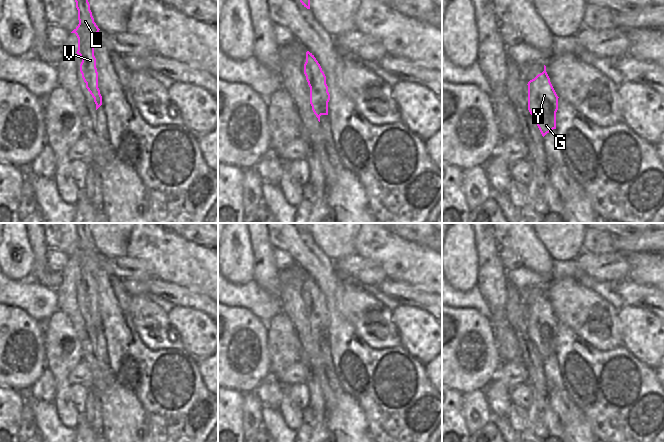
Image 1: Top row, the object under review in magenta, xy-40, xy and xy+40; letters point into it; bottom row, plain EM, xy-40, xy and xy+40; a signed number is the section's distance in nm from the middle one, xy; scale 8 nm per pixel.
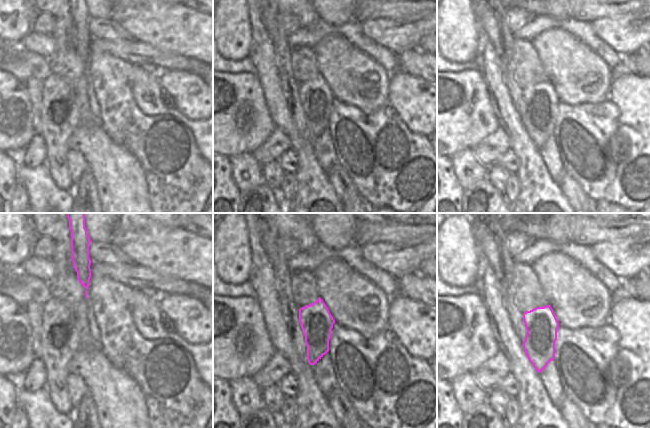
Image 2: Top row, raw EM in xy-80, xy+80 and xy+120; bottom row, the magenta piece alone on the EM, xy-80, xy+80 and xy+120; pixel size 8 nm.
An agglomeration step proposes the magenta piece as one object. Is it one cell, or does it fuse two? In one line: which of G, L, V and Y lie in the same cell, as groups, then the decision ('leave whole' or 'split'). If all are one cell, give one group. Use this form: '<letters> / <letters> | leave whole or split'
G L V Y | leave whole

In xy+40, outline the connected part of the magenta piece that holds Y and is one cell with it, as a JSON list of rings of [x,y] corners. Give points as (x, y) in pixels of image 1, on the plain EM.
[[[544,289],[544,295],[538,298],[534,303],[528,306],[528,334],[534,342],[542,360],[556,353],[556,336],[558,334],[558,320],[550,306],[550,302],[546,296],[546,290]]]

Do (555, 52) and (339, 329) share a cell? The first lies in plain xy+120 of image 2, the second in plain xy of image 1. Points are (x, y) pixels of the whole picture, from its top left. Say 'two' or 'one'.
two

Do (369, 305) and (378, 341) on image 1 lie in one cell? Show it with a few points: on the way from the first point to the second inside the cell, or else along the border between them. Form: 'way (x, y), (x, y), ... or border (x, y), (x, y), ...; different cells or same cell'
way (365, 315), (363, 324), (370, 326), (375, 331); same cell

